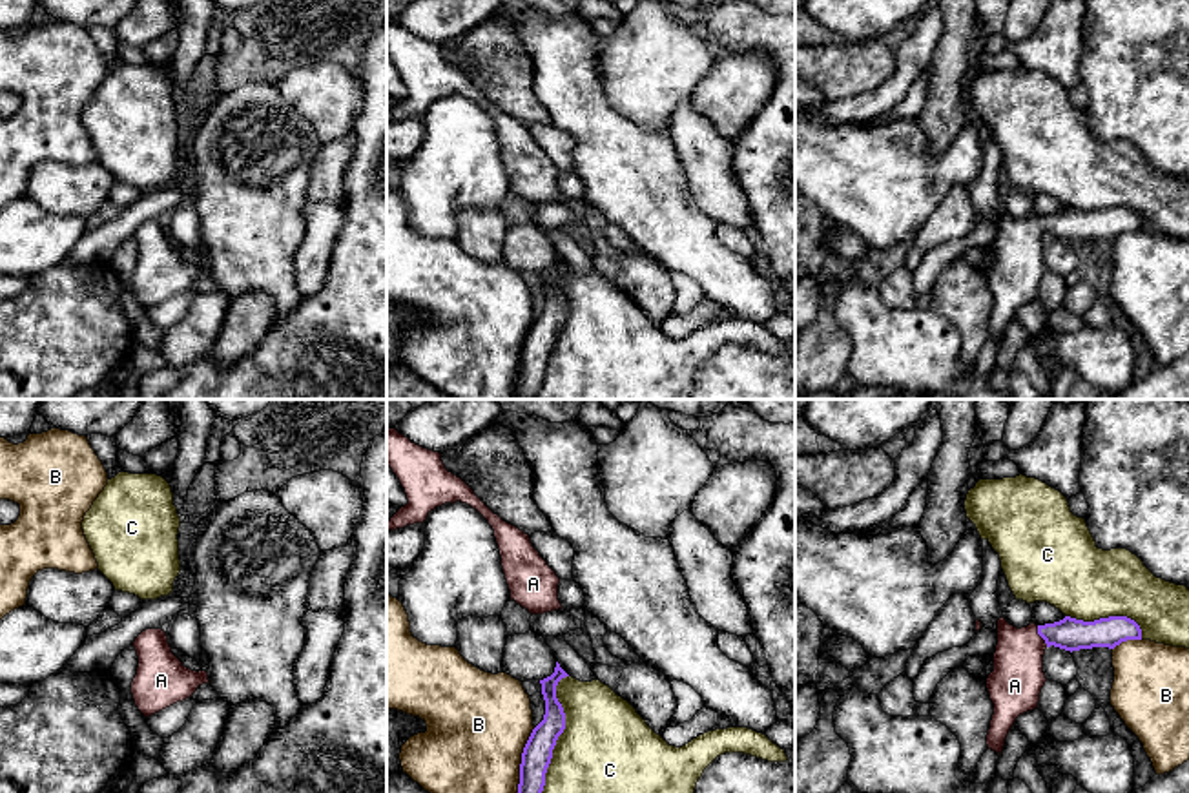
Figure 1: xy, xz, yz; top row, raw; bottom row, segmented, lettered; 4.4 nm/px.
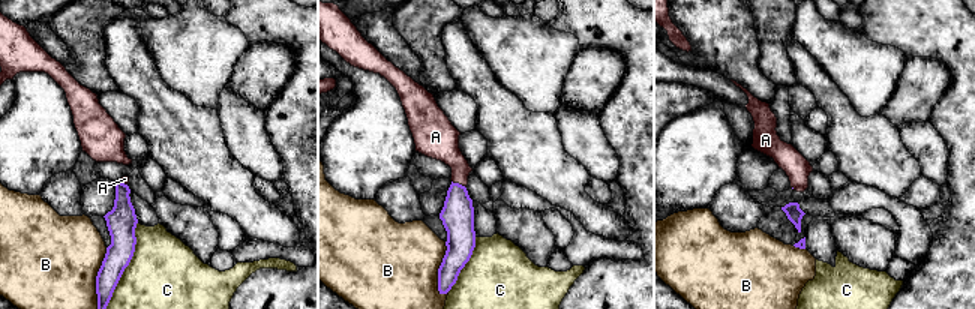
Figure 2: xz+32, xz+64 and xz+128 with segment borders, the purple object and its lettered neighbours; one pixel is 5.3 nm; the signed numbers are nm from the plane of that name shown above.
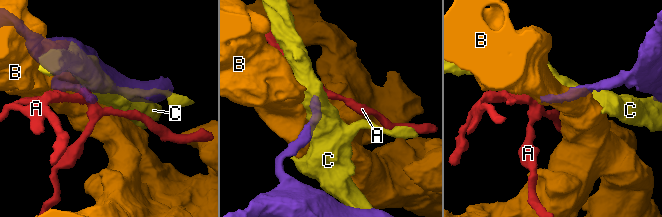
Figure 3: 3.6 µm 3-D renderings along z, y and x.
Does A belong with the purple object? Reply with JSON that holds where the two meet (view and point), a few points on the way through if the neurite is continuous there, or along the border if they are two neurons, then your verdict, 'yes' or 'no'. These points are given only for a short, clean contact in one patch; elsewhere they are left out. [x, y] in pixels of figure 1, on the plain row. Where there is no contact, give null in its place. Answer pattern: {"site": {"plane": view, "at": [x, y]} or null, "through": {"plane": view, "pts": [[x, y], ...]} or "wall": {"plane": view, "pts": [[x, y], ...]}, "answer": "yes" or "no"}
{"site": {"plane": "yz", "at": [1042, 228]}, "through": {"plane": "yz", "pts": [[1069, 225], [1042, 228], [1018, 252], [1014, 278]]}, "answer": "yes"}

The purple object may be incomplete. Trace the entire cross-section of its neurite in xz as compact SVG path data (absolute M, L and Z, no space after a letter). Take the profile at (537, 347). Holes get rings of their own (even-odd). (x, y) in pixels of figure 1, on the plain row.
M556 253L554 264L540 272L545 292L545 306L543 312L532 321L522 345L520 376L516 385L518 399L536 399L542 388L553 341L558 328L565 321L565 304L556 290L556 277L565 268L569 266Z

